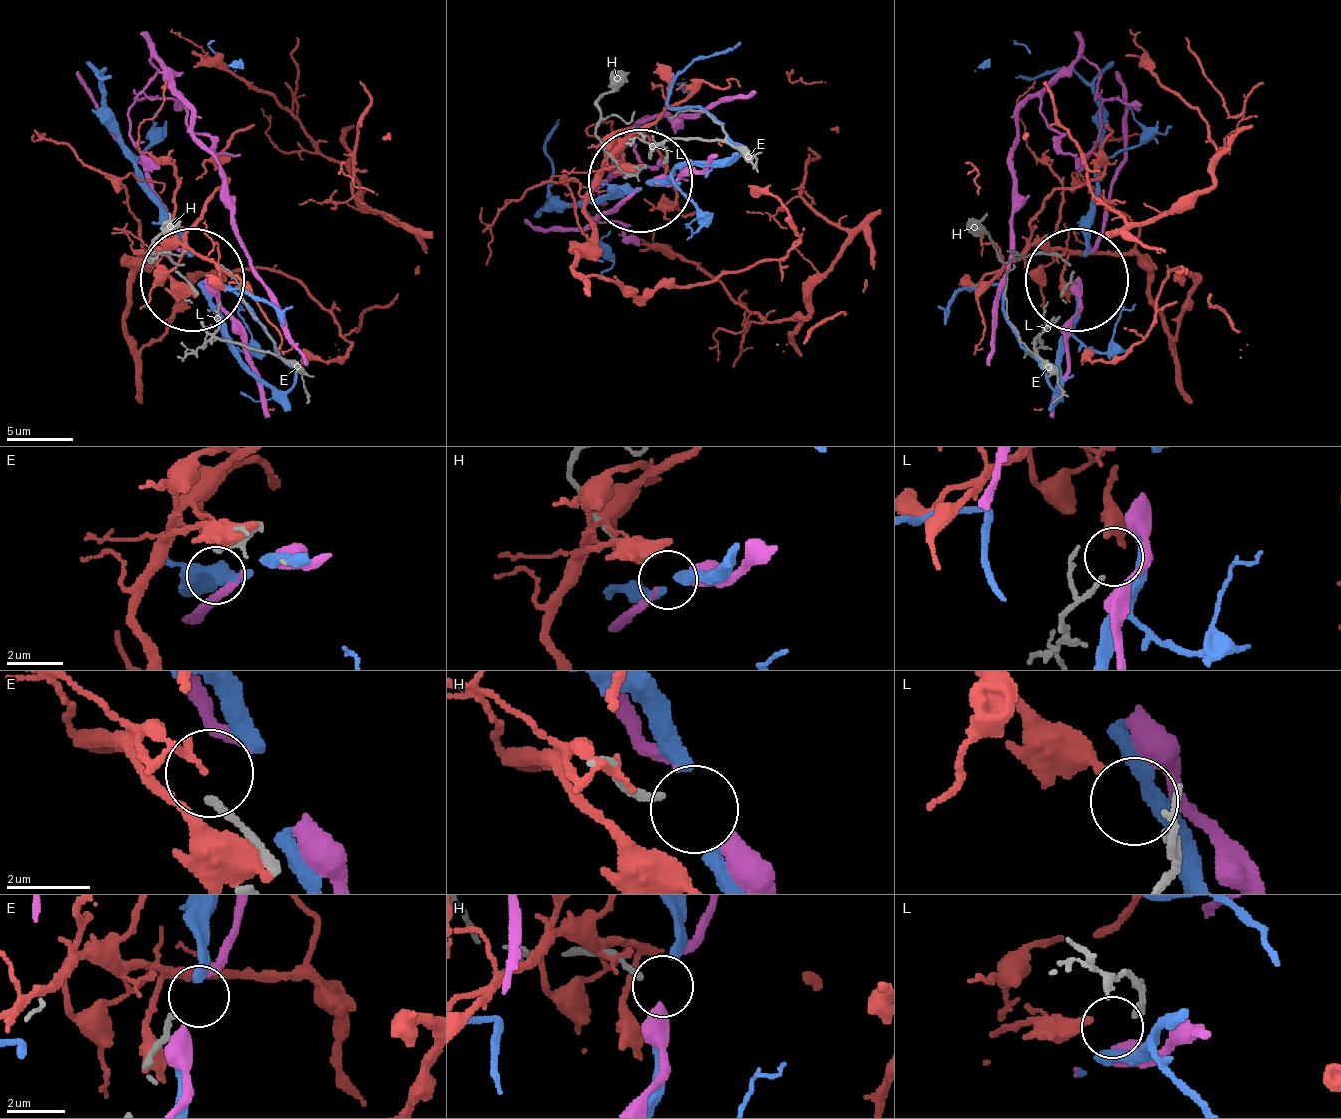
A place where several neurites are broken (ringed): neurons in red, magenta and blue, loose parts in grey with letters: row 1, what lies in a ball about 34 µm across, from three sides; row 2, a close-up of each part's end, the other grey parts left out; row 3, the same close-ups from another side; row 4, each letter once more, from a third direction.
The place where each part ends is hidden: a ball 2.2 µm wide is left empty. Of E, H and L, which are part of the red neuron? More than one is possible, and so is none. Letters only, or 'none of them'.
L

